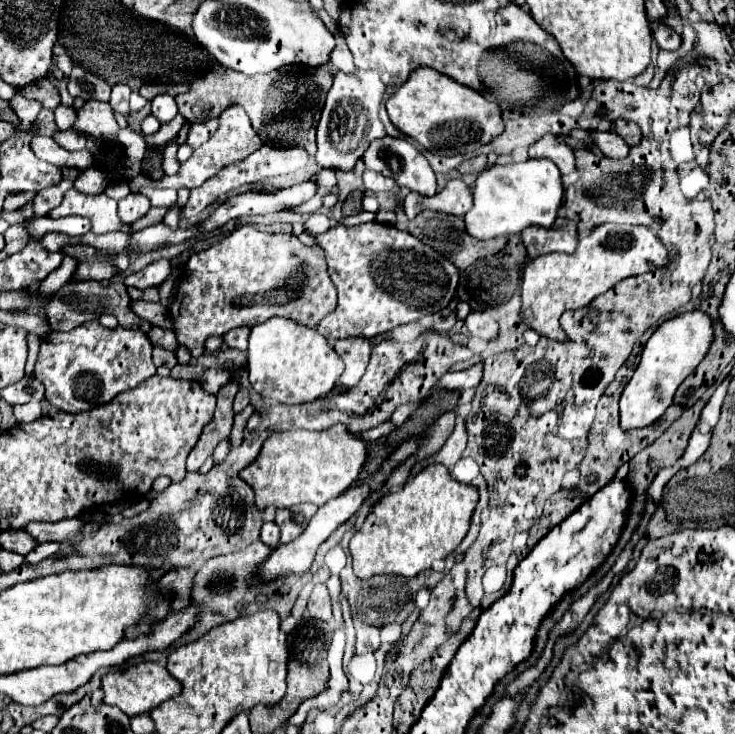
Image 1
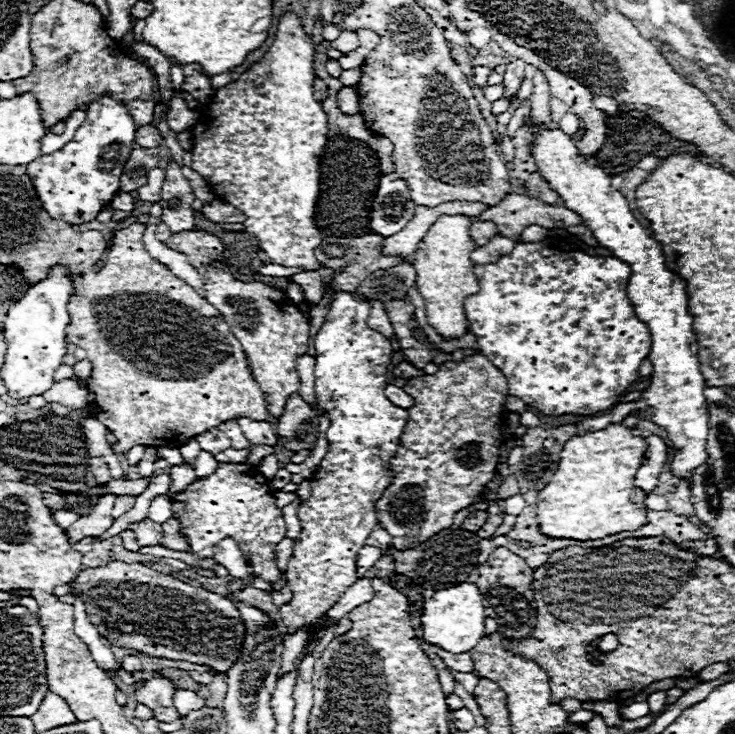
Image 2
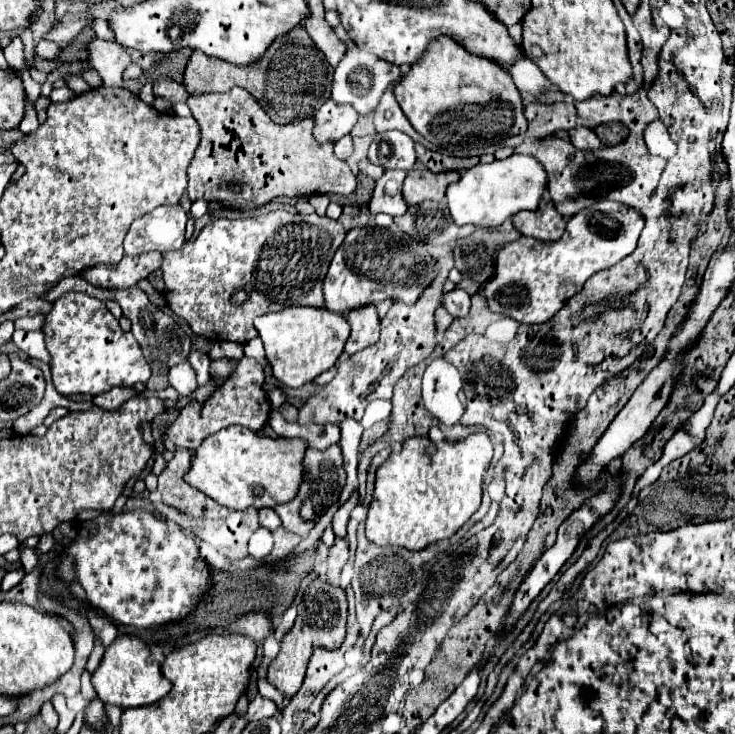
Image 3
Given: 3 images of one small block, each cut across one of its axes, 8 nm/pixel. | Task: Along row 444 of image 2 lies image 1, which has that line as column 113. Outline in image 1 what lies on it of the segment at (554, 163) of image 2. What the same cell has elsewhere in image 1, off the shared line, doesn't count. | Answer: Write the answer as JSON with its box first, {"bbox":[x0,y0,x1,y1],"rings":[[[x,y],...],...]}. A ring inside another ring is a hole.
{"bbox":[102,662,182,716],"rings":[[[144,662],[144,664],[136,664],[128,670],[116,670],[116,672],[108,672],[102,678],[102,690],[104,690],[104,700],[106,704],[118,706],[124,714],[138,716],[138,714],[148,714],[152,712],[156,706],[160,706],[164,700],[170,700],[172,696],[182,692],[182,684],[170,676],[170,672],[156,664],[156,662]]]}

